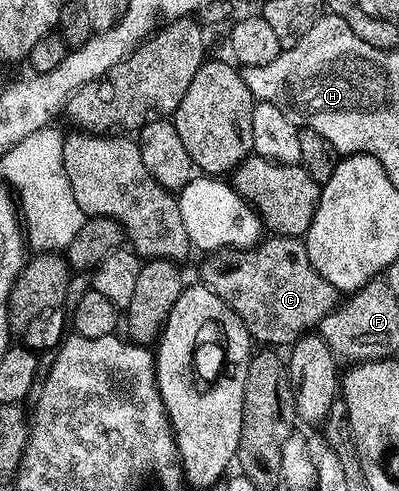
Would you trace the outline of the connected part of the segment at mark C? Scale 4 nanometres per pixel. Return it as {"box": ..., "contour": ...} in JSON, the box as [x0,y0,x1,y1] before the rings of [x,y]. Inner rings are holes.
{"box":[198,235,340,346],"contour":[[[268,235],[260,239],[252,248],[237,248],[234,250],[220,250],[208,255],[207,261],[199,268],[198,279],[204,288],[208,288],[221,302],[225,302],[241,318],[241,322],[247,327],[247,333],[252,341],[261,343],[263,346],[290,346],[300,336],[310,330],[318,329],[319,324],[340,303],[340,293],[335,291],[321,274],[309,262],[307,257],[307,245],[298,236]]]}

